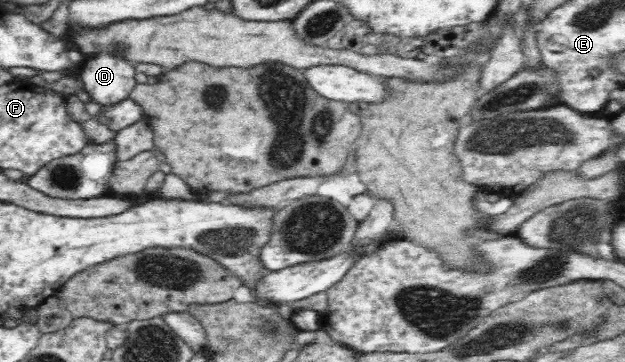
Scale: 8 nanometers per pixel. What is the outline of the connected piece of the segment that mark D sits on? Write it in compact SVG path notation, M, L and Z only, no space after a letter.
M117 42L115 50L85 57L81 82L92 100L101 106L127 99L136 85L135 62L125 57L128 46Z

